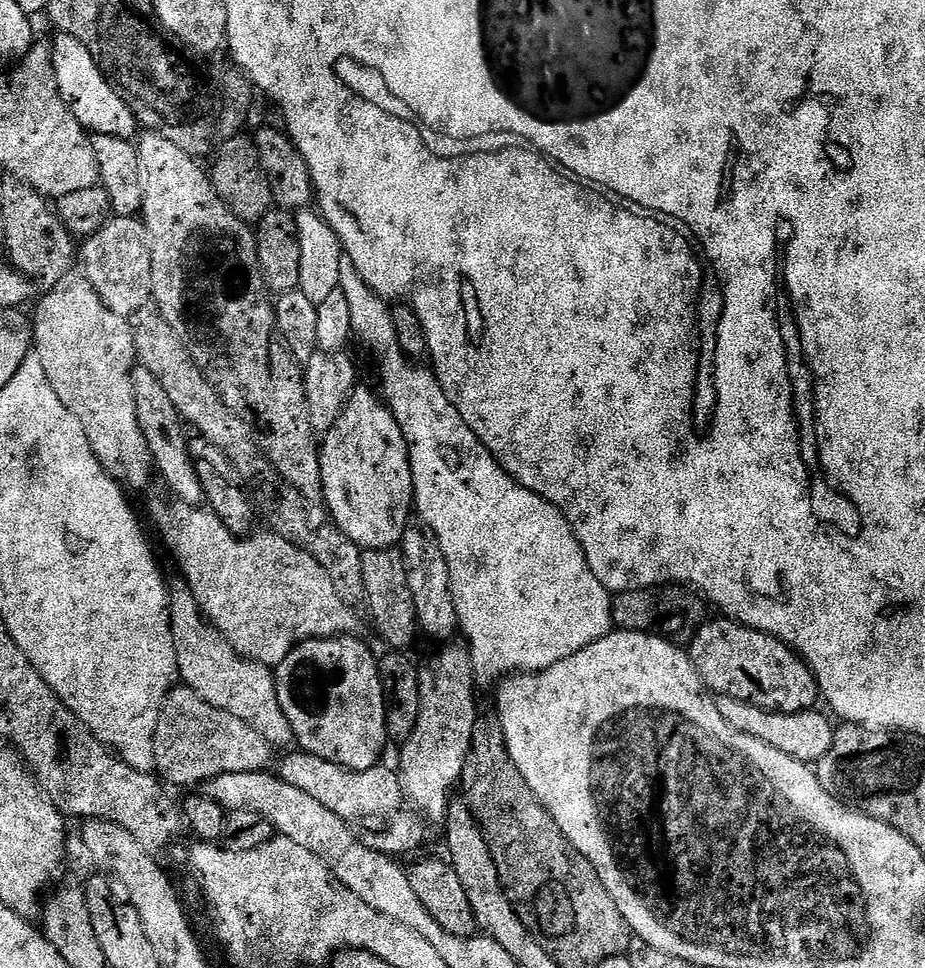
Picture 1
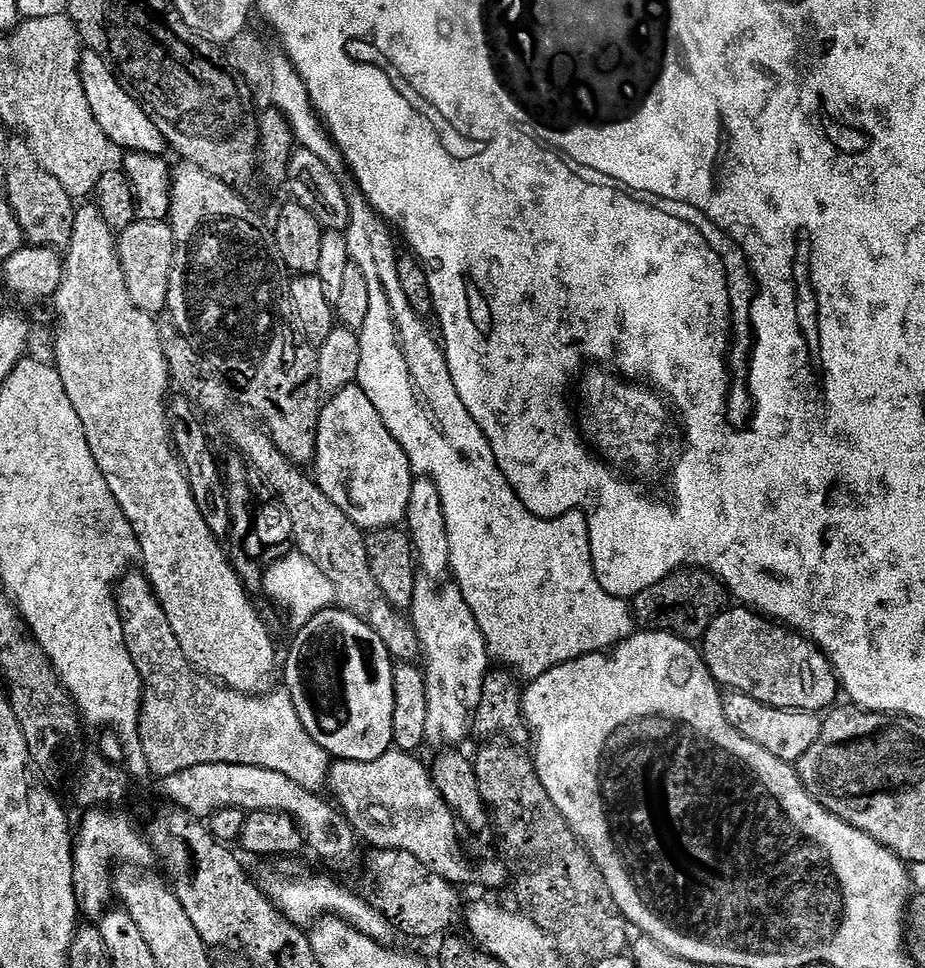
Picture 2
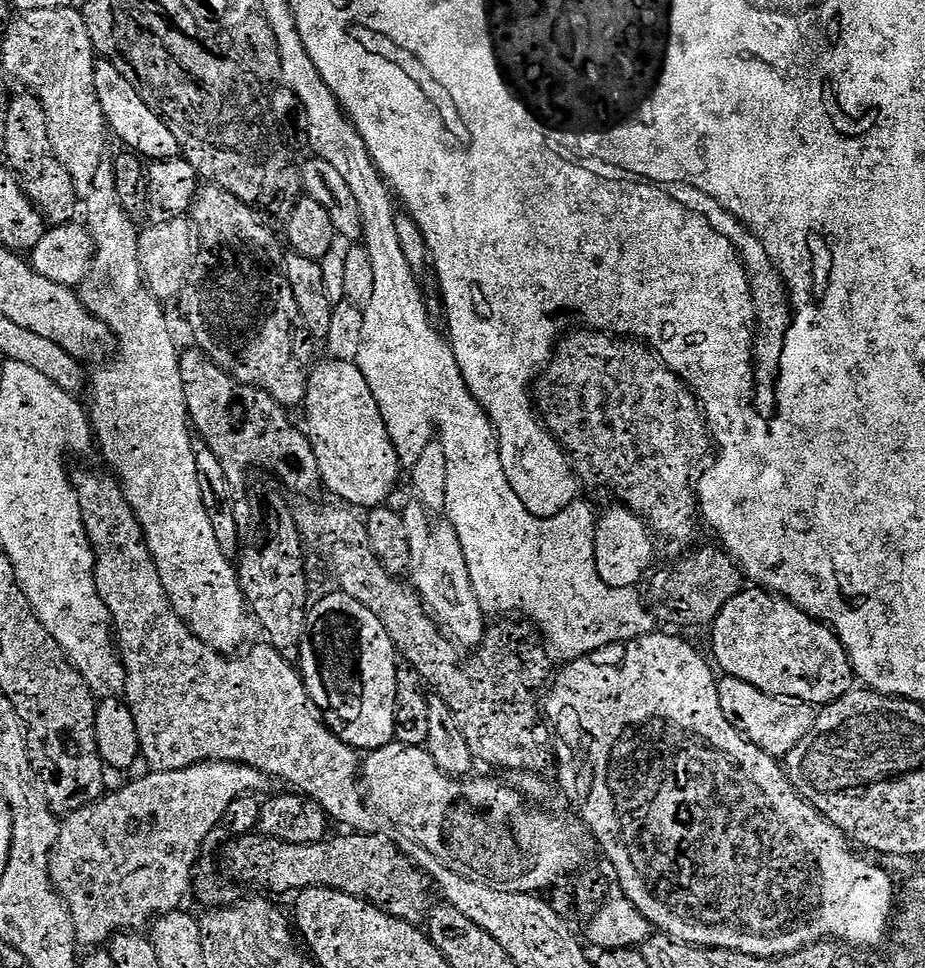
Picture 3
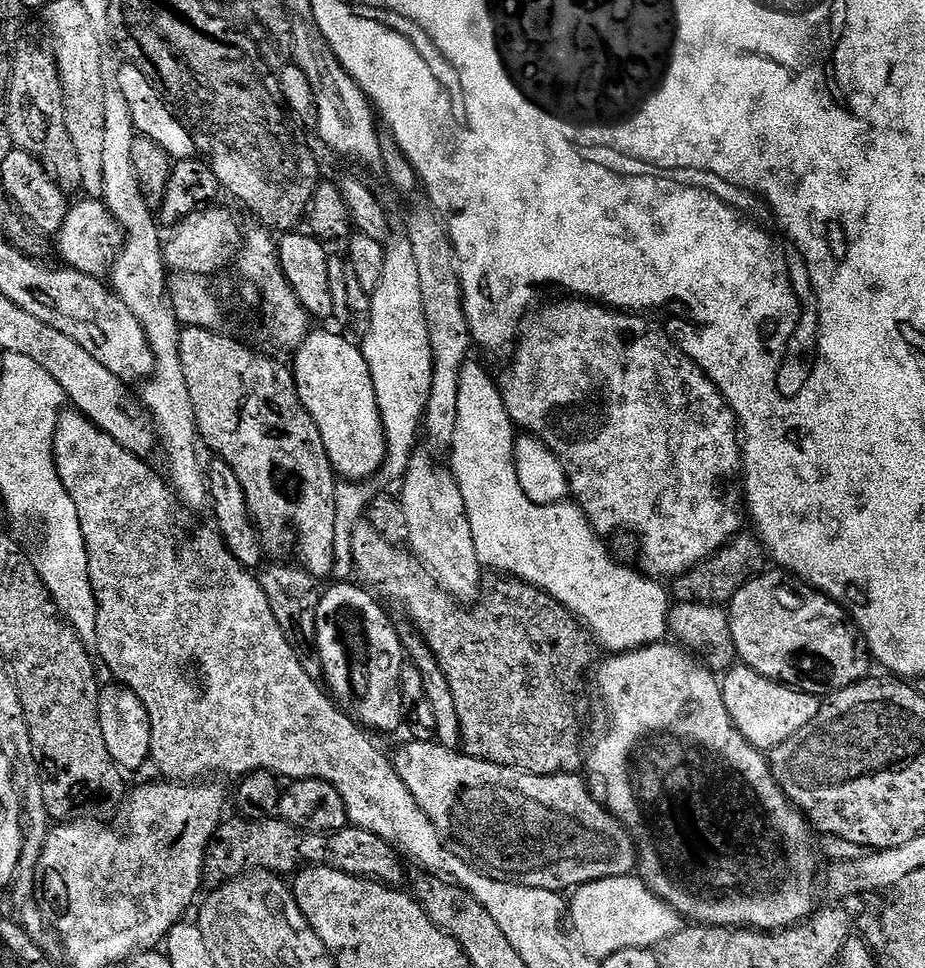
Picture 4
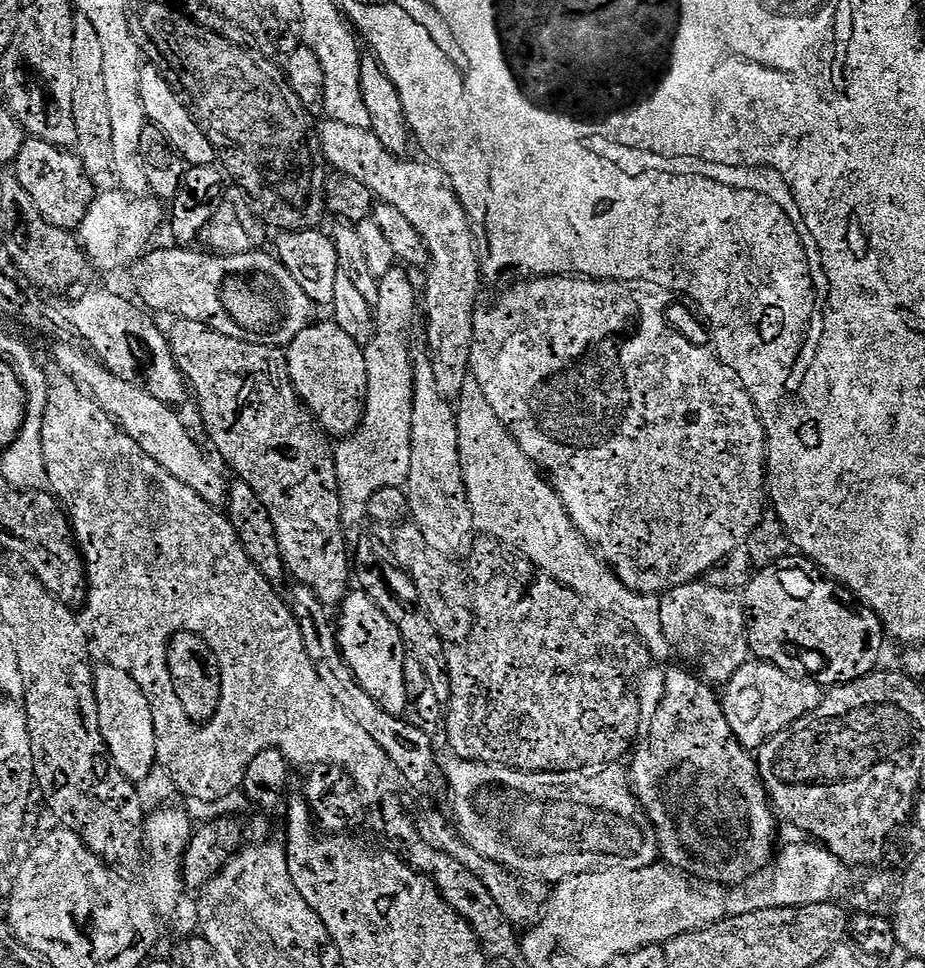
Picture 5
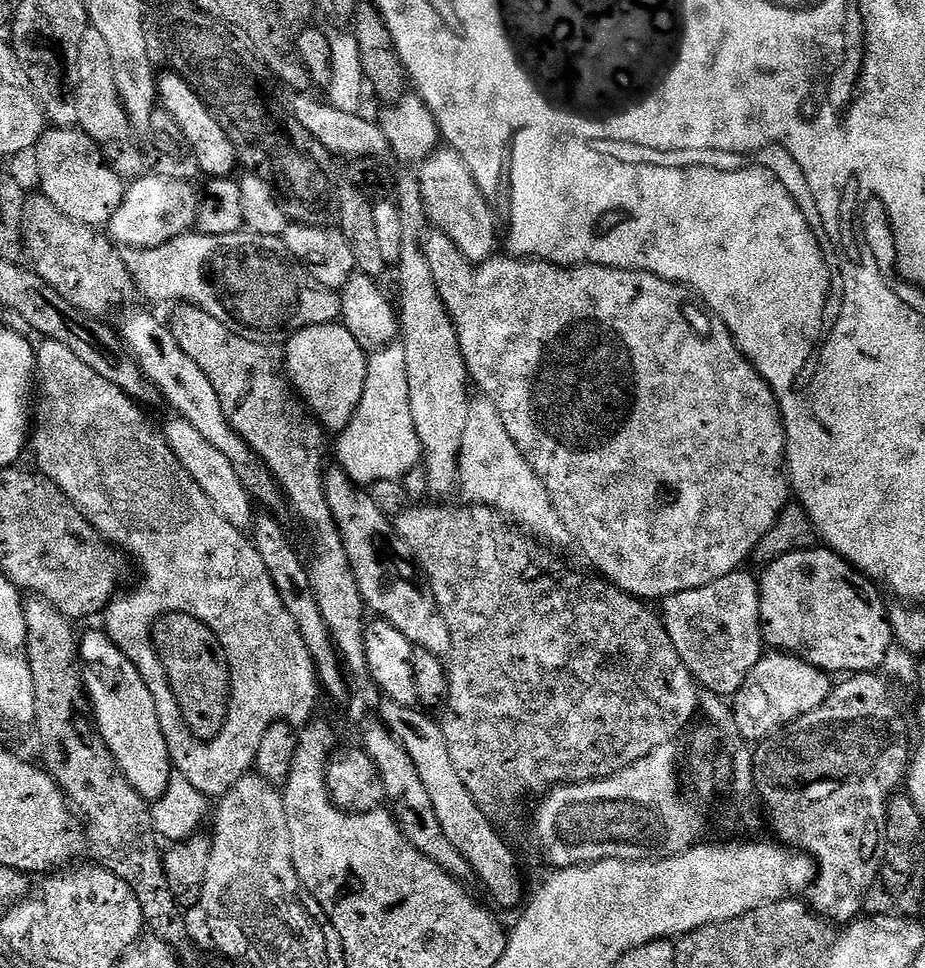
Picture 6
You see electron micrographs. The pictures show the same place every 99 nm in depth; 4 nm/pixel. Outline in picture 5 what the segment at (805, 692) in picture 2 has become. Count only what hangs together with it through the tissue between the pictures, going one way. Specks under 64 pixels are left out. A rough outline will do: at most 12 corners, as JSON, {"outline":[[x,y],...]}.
{"outline":[[788,563],[743,589],[751,655],[821,686],[877,671],[886,628]]}

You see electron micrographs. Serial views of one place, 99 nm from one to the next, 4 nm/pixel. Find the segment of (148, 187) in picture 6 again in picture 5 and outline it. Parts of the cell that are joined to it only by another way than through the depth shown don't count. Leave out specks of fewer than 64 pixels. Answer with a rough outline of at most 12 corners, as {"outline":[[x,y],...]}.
{"outline":[[101,191],[78,229],[95,267],[135,265],[161,205]]}

